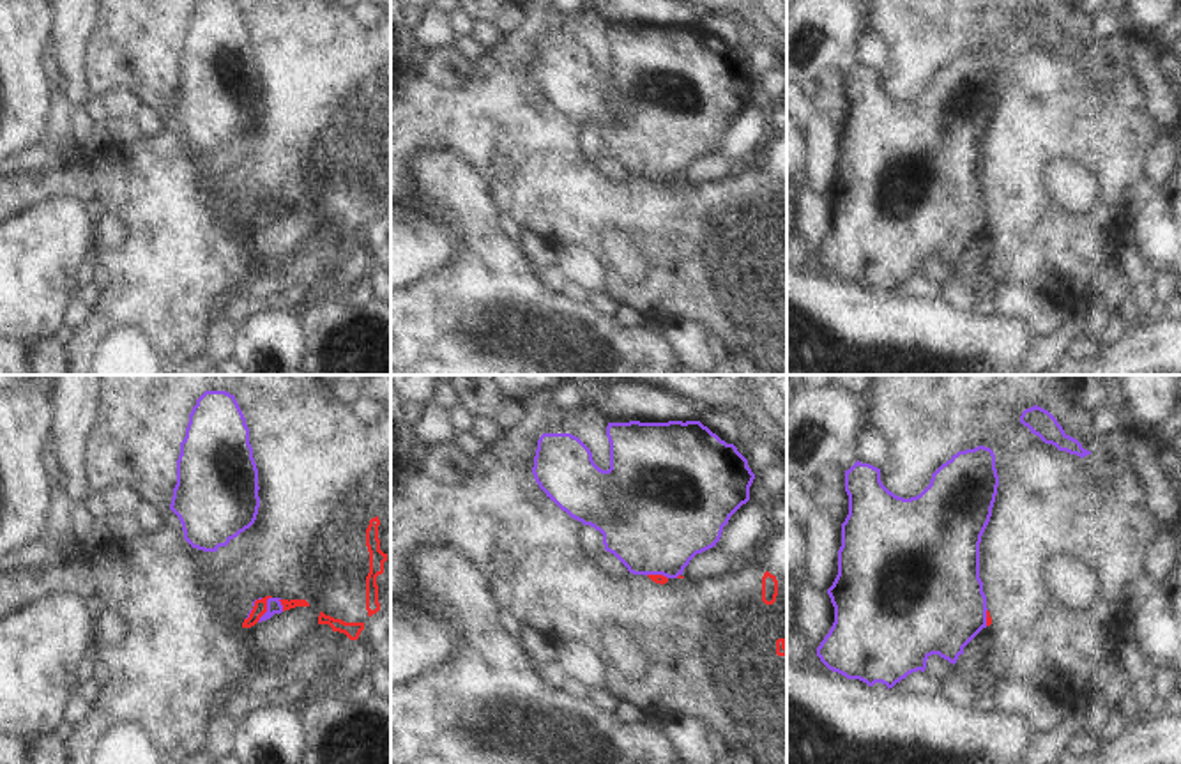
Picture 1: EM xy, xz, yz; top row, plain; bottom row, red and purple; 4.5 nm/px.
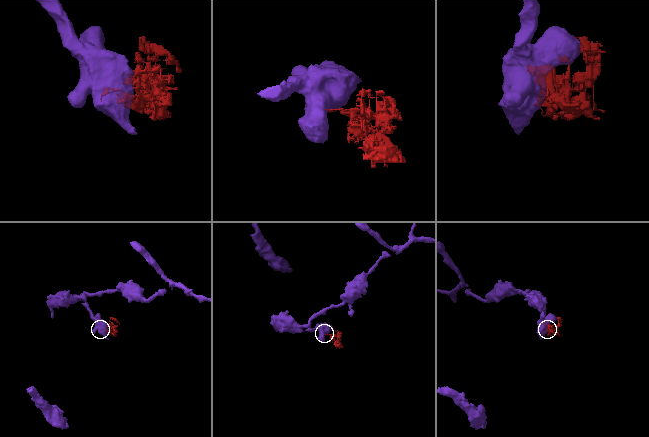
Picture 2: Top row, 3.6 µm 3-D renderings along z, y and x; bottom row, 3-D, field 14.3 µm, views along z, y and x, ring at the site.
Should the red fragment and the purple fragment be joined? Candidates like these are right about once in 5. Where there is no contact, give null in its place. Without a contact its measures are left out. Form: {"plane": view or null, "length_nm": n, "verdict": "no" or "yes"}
{"plane": "xy", "length_nm": 140, "verdict": "no"}

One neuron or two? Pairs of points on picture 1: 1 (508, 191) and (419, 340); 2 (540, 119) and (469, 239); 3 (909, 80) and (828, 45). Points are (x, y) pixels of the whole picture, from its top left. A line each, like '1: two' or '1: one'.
1: two
2: two
3: two

